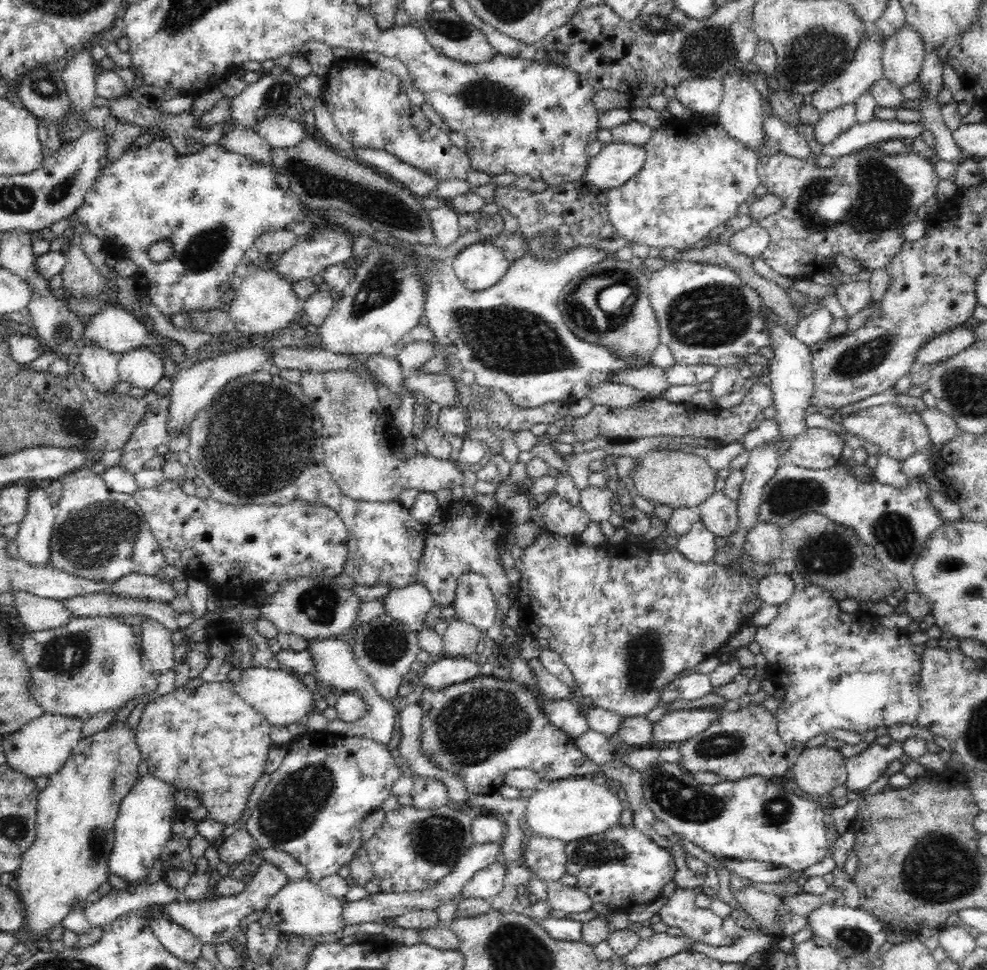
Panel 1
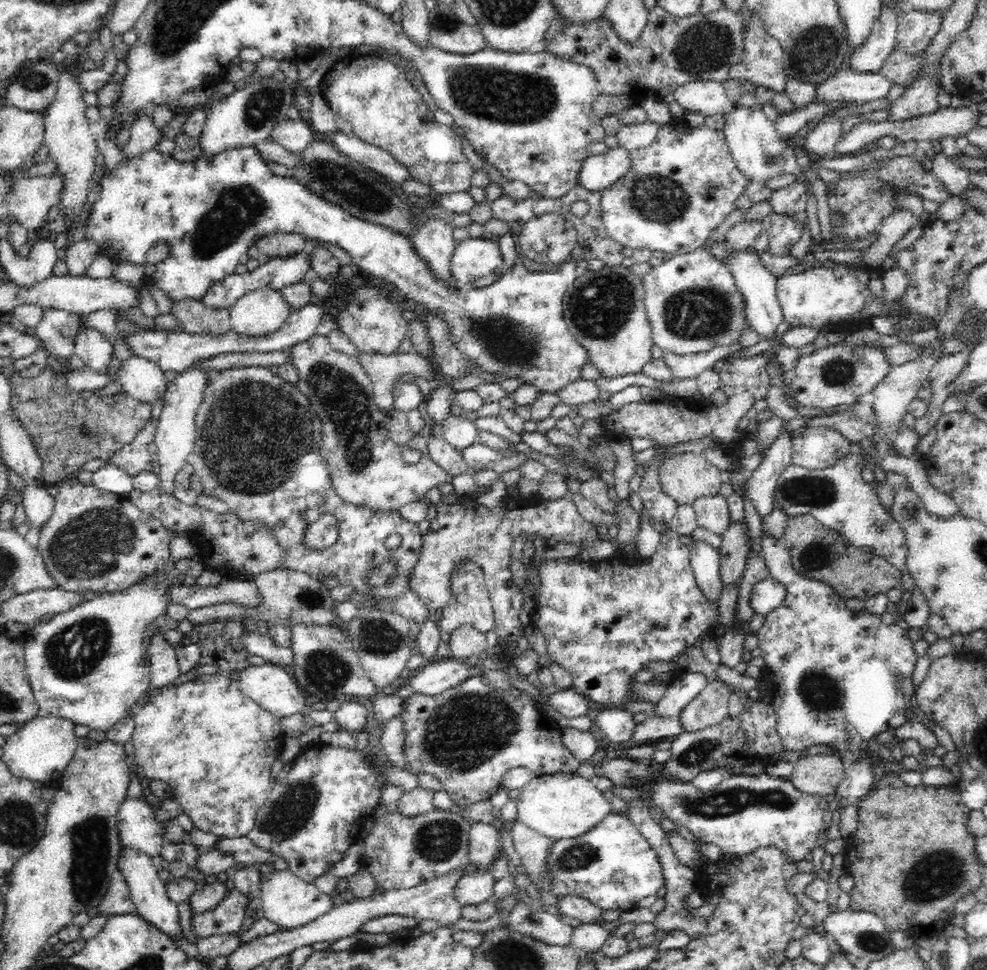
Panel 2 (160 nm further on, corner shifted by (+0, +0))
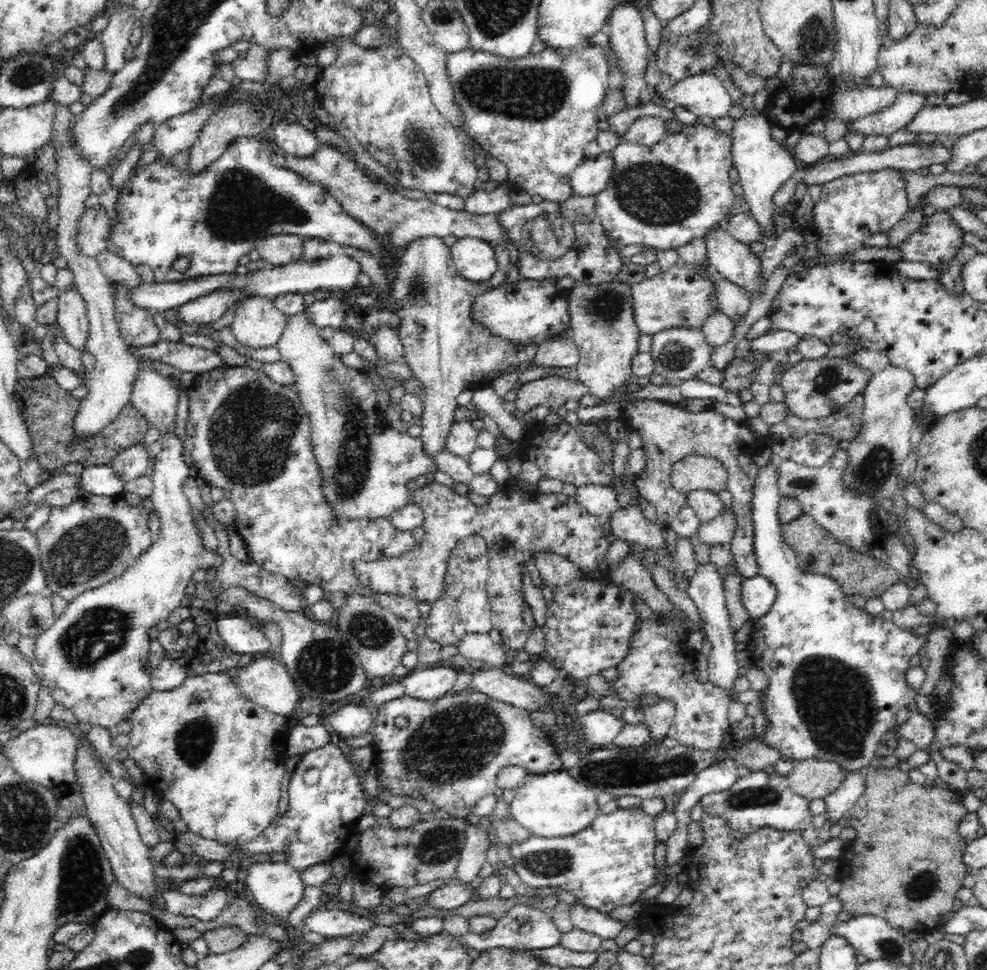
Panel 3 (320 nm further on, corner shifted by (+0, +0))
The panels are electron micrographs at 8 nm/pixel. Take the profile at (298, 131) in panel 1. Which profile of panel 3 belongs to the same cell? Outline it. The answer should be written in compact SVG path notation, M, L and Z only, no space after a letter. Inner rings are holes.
M283 119L274 128L274 144L285 155L293 155L298 158L308 158L314 154L320 143L315 133L306 129L299 122L288 123Z

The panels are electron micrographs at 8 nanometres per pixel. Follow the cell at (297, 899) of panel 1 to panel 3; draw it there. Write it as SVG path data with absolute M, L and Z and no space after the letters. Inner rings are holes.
M272 860L254 862L254 864L248 865L250 865L250 868L248 876L246 876L246 883L258 906L266 913L275 915L278 920L288 922L289 914L302 900L306 888L305 884L302 883L299 872L291 869L291 866L286 865L285 862L272 862Z

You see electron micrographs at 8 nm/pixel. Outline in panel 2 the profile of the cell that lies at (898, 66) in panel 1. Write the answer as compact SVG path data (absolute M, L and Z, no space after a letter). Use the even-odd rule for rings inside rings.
M907 10L898 14L897 36L894 47L913 55L925 50L940 31L944 16Z

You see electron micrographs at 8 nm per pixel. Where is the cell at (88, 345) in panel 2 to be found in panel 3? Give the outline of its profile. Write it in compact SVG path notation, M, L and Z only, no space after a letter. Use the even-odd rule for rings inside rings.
M73 284L68 292L58 294L56 299L57 321L63 331L63 337L70 346L85 352L89 320L87 306L80 291Z

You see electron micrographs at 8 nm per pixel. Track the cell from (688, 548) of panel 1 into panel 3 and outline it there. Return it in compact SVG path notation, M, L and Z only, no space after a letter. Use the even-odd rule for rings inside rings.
M713 562L698 564L698 570L690 581L687 596L695 602L704 632L712 643L712 653L707 657L708 681L713 682L716 686L726 687L726 690L730 691L730 700L732 701L734 699L732 688L734 688L734 682L742 671L738 668L736 660L736 642L733 639L734 631L730 625L730 615L726 604L726 589Z

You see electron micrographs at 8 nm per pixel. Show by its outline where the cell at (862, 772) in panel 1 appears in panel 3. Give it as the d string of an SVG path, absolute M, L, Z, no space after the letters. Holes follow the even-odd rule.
M858 770L858 772L848 772L844 780L838 785L834 792L825 796L824 804L826 811L824 813L825 820L837 823L840 818L848 816L851 807L863 794L865 787L865 772Z

